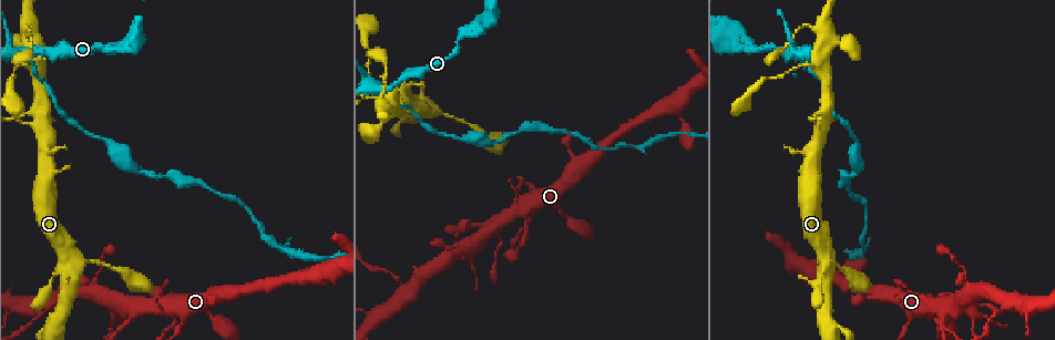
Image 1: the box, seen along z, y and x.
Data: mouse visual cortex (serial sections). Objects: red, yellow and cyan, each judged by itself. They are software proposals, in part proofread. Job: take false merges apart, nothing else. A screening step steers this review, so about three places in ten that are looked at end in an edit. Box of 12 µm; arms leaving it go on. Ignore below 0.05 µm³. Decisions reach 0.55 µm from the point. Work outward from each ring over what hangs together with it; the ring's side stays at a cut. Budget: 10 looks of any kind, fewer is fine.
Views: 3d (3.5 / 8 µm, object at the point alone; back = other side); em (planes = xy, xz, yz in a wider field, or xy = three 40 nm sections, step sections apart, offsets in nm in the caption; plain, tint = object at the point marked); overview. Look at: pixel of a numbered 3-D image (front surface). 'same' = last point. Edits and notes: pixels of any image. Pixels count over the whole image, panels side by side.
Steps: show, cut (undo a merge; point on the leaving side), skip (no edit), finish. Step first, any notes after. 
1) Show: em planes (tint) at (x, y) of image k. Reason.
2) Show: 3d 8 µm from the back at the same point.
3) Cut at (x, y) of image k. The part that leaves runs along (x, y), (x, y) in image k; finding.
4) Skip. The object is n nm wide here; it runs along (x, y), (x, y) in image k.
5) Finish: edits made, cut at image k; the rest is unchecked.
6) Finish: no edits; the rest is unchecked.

Show: 3d 3.5 µm at (18, 117) of image 1.

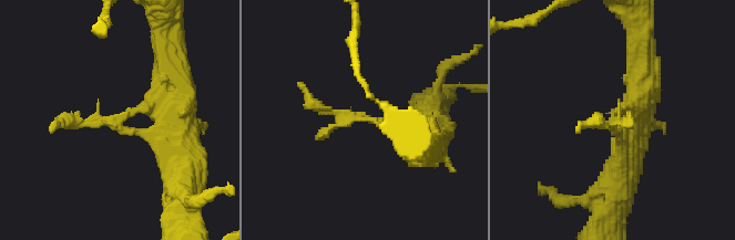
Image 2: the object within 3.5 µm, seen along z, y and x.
Show: em xy step 5 (tint) at (124, 116) of image 2. 3 arms meet here; the arms are 100, 100, 450 nm wide.

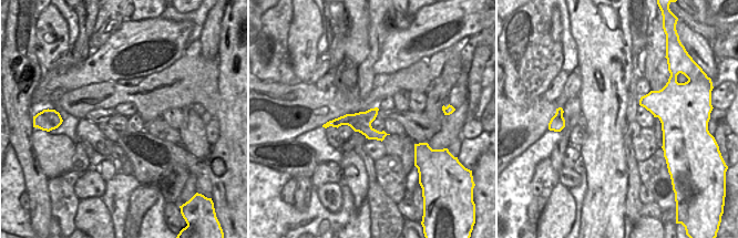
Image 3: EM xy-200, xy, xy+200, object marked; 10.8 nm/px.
Show: em planes (tint) at the same point. Cut it another way.

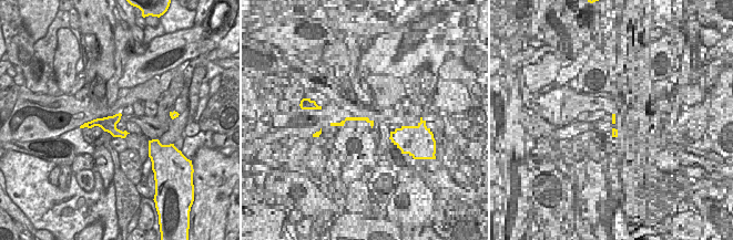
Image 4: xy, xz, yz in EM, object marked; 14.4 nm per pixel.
Skip. It runs along (180, 122), (145, 105), (73, 128) in image 2; one cell here.

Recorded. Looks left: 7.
Show: 3d 3.5 µm at (381, 88) of image 1. Sudden change in width.

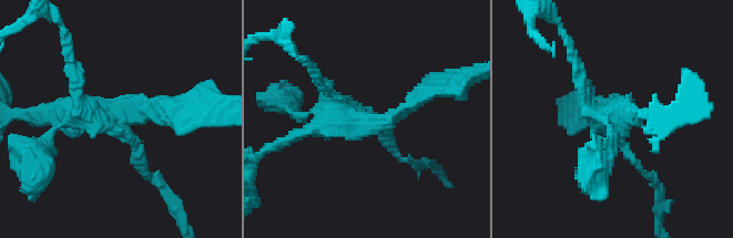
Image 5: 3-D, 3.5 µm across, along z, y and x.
Show: em xy step 3 (tint) at (370, 121) of image 5.

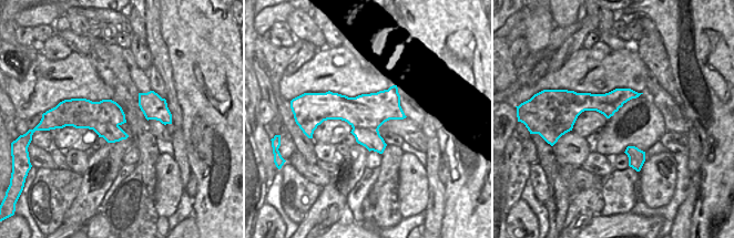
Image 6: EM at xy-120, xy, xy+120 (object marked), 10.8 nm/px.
Show: em xy step 2 (tint) at the same point. Another direction.

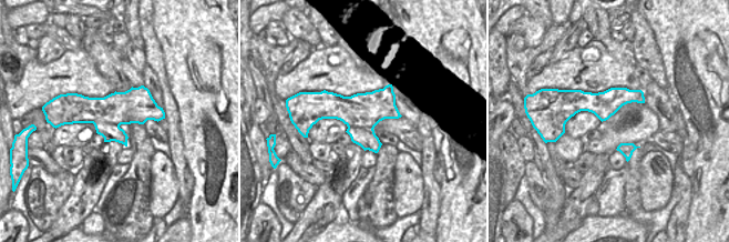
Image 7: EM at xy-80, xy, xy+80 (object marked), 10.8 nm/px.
Cut at (296, 102) of image 5. The part that leaves runs along (120, 125), (140, 169), (171, 199) in image 5; a second cell is stuck on.

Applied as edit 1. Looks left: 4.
Show: 3d 8 µm at (830, 324) of image 1. Thick turns thin.

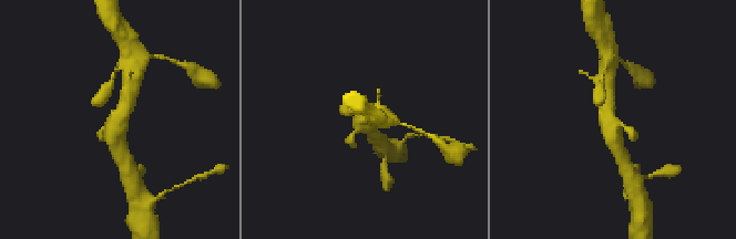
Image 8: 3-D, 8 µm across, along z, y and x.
Show: 3d 3.5 µm at (613, 124) of image 8.

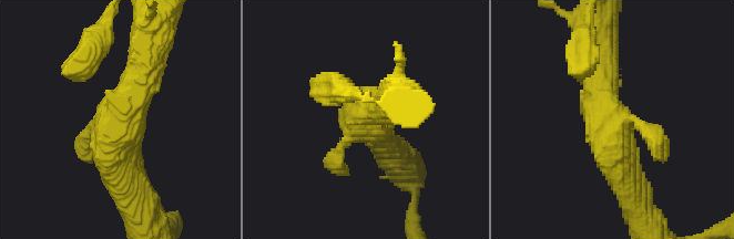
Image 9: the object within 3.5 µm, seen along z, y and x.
Show: em xy step 3 (tint) at (113, 119) of image 9. Need the tissue.

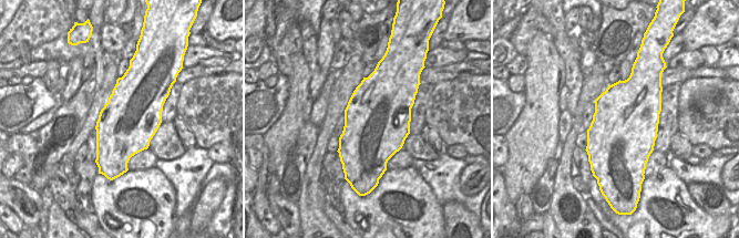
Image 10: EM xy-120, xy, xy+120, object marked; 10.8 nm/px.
Skip. It runs along (595, 64), (603, 112), (641, 122), (663, 153) in image 9; continuous, no second cell.

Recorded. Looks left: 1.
Finish: edits made, cut at image 5; the rest is unchecked.

